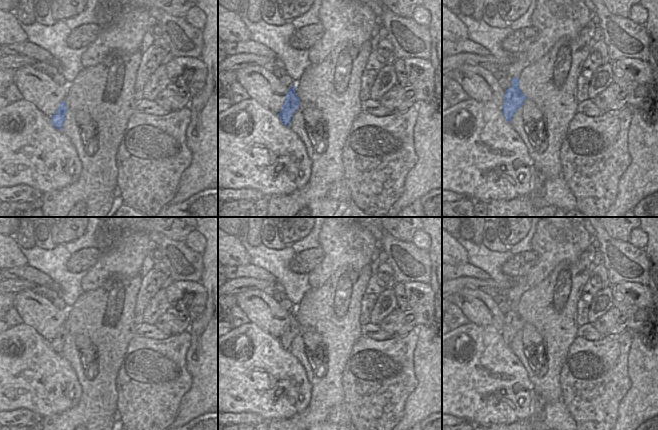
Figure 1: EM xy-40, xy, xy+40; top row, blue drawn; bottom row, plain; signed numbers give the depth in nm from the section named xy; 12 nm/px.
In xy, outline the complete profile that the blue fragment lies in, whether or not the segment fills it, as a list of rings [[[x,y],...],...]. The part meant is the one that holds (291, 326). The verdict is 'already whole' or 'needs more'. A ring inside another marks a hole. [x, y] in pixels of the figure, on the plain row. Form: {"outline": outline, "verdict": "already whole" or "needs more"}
{"outline": [[[295,309],[288,313],[288,316],[285,319],[284,327],[281,331],[280,336],[278,337],[281,347],[287,351],[291,346],[291,341],[298,333],[300,329],[300,323],[295,317]]], "verdict": "already whole"}

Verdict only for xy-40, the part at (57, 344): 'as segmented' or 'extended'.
as segmented

